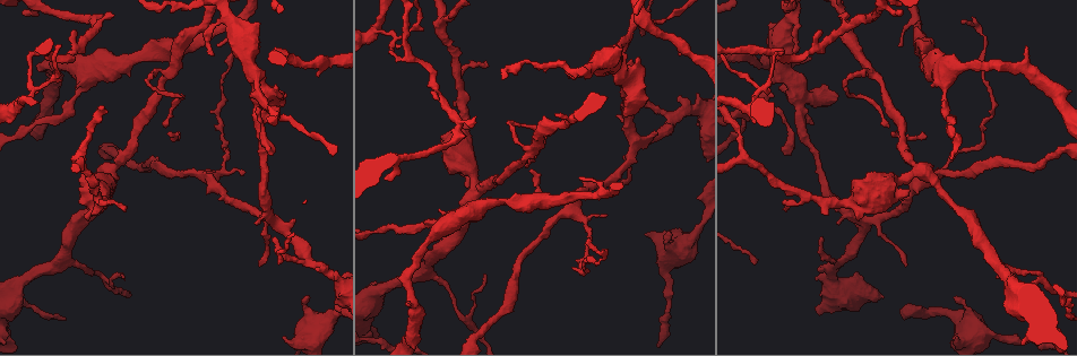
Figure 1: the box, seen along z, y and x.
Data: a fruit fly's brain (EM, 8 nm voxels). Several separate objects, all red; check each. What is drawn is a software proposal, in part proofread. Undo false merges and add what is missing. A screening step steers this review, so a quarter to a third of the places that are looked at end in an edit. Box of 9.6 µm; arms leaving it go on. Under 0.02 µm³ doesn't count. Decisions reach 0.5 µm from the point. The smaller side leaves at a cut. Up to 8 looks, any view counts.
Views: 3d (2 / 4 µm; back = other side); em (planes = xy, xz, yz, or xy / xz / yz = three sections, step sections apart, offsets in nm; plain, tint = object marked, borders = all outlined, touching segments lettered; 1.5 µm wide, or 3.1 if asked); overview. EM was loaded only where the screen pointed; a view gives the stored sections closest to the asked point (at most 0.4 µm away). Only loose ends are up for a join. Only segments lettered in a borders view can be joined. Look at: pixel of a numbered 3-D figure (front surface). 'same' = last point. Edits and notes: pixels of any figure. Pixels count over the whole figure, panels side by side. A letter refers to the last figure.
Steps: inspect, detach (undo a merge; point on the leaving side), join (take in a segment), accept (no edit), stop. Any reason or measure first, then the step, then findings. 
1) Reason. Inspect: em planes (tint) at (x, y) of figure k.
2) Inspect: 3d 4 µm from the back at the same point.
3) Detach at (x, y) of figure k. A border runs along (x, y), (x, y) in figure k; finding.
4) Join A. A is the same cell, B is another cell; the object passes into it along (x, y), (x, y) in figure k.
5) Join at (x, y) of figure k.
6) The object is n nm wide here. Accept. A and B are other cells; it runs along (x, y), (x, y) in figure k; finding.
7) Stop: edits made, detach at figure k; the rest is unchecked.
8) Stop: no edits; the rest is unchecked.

Three arms meet. Inspect: 3d 4 µm at (624, 79) of figure 1.

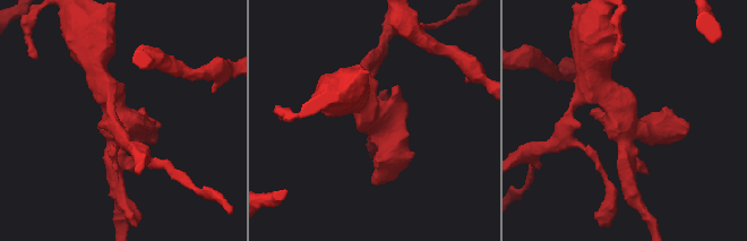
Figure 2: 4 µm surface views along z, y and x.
Now the EM. Inspect: em planes (tint) at (369, 124) of figure 2.

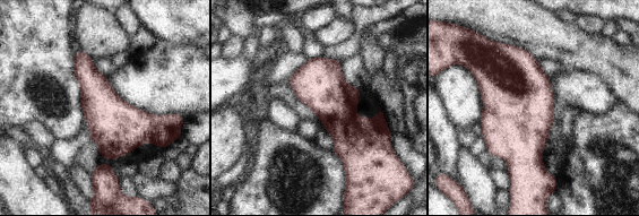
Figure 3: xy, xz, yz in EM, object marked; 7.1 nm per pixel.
Inspect: em planes (borders) at the same point.

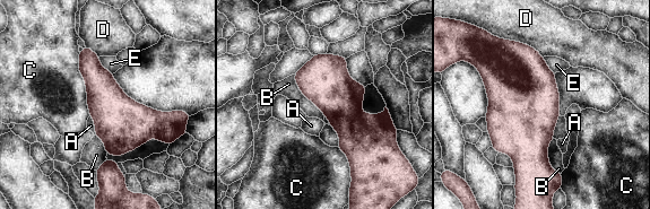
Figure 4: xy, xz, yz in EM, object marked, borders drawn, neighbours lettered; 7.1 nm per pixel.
Accept. A, B, C, D and E are other cells; a border runs along (89, 115), (94, 122), (95, 135) in figure 4; continuous, no second neuron.

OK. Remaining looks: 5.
Narrows sharply. Inspect: 3d 2 µm at (410, 56) of figure 1.

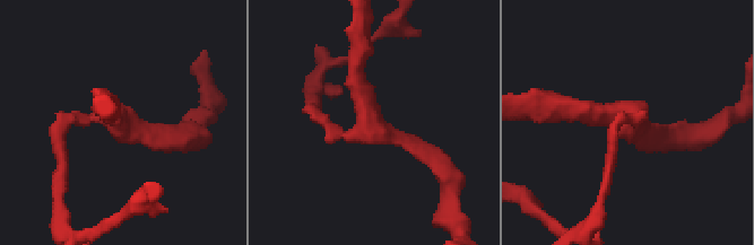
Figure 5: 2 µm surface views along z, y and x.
Shape alone is not enough. Inspect: em xy step 4 (borders) at (117, 125) of figure 5.

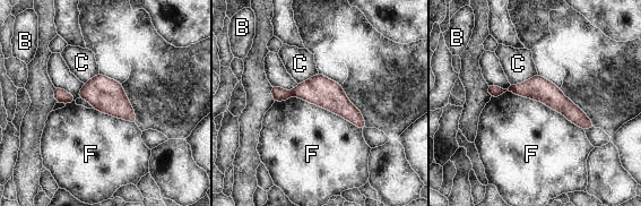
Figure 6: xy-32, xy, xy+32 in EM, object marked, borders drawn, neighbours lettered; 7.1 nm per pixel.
The longest contact is with F, 700 nm. Detach at (278, 94) of figure 6. B, C and F are other cells; a border runs along (291, 92), (293, 95) in figure 6; two neurons meet here.

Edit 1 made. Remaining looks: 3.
Stop: edits made, detach at figure 6; the rest is unchecked.

